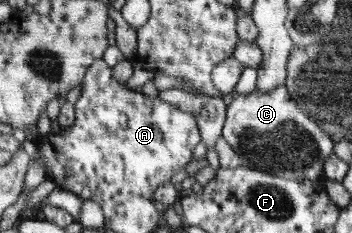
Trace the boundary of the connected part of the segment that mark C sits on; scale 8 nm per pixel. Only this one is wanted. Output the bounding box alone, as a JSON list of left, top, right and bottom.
[222,85,336,179]

